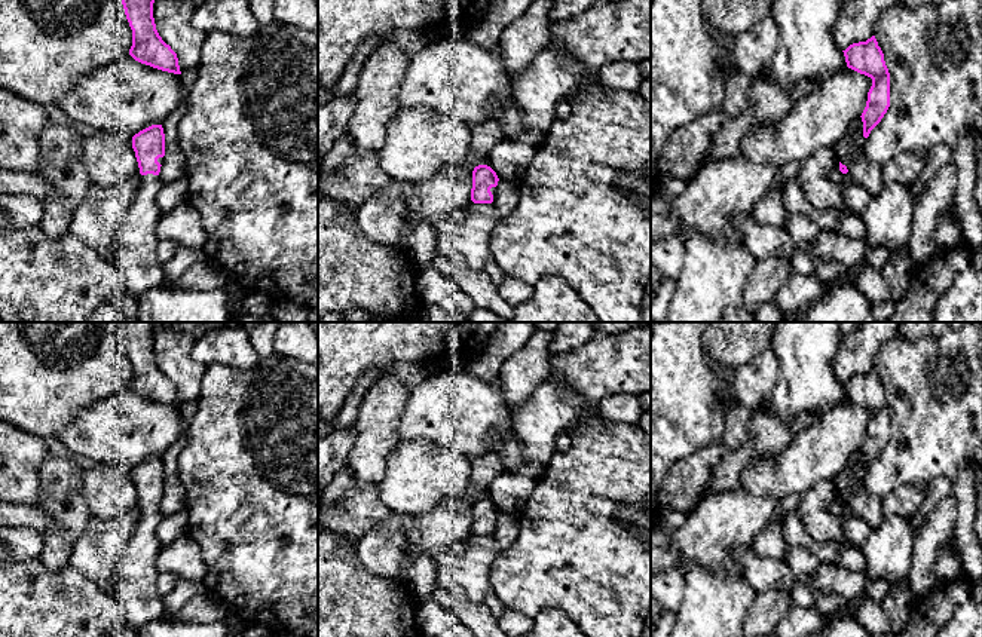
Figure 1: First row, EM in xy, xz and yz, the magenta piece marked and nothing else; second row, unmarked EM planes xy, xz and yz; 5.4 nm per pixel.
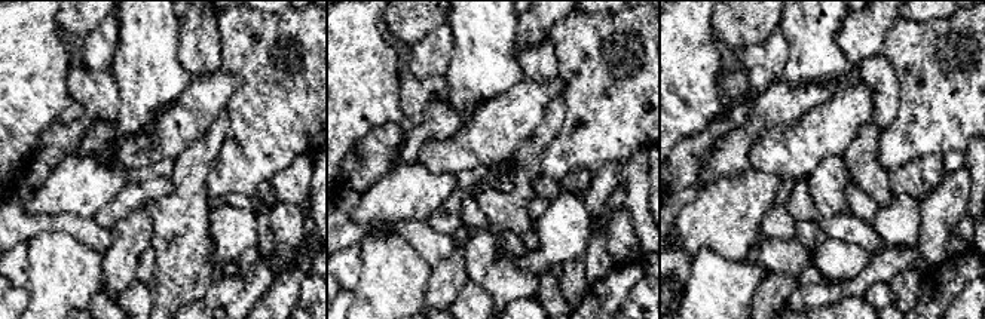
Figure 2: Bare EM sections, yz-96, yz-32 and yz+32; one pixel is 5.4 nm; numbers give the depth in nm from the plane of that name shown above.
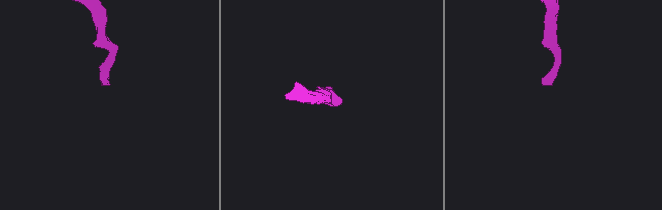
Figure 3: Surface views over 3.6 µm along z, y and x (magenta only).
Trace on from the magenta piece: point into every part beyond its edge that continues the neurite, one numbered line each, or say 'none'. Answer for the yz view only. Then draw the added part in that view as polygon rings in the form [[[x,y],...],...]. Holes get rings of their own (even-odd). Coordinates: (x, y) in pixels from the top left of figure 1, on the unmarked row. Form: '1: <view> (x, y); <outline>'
1: yz (823, 526); [[[819,481],[801,497],[796,511],[814,540],[853,545],[845,536],[842,517],[829,511],[833,503],[839,503],[838,487],[833,481]]]

